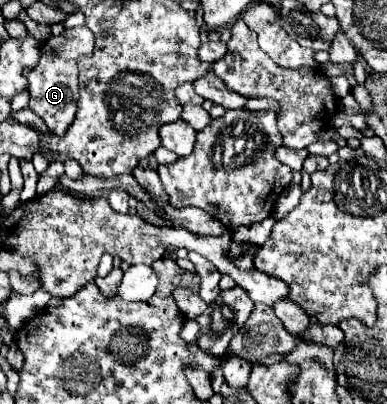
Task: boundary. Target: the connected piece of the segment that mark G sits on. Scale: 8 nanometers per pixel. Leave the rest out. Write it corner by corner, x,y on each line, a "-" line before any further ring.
83,27
65,29
61,35
51,35
41,45
41,59
35,65
35,69
27,71
29,81
29,93
31,101
29,107
47,123
47,127
55,135
63,135
67,131
69,119
75,119
77,115
77,103
79,103
79,81
77,81
77,61
79,57
89,57
95,47
93,33

